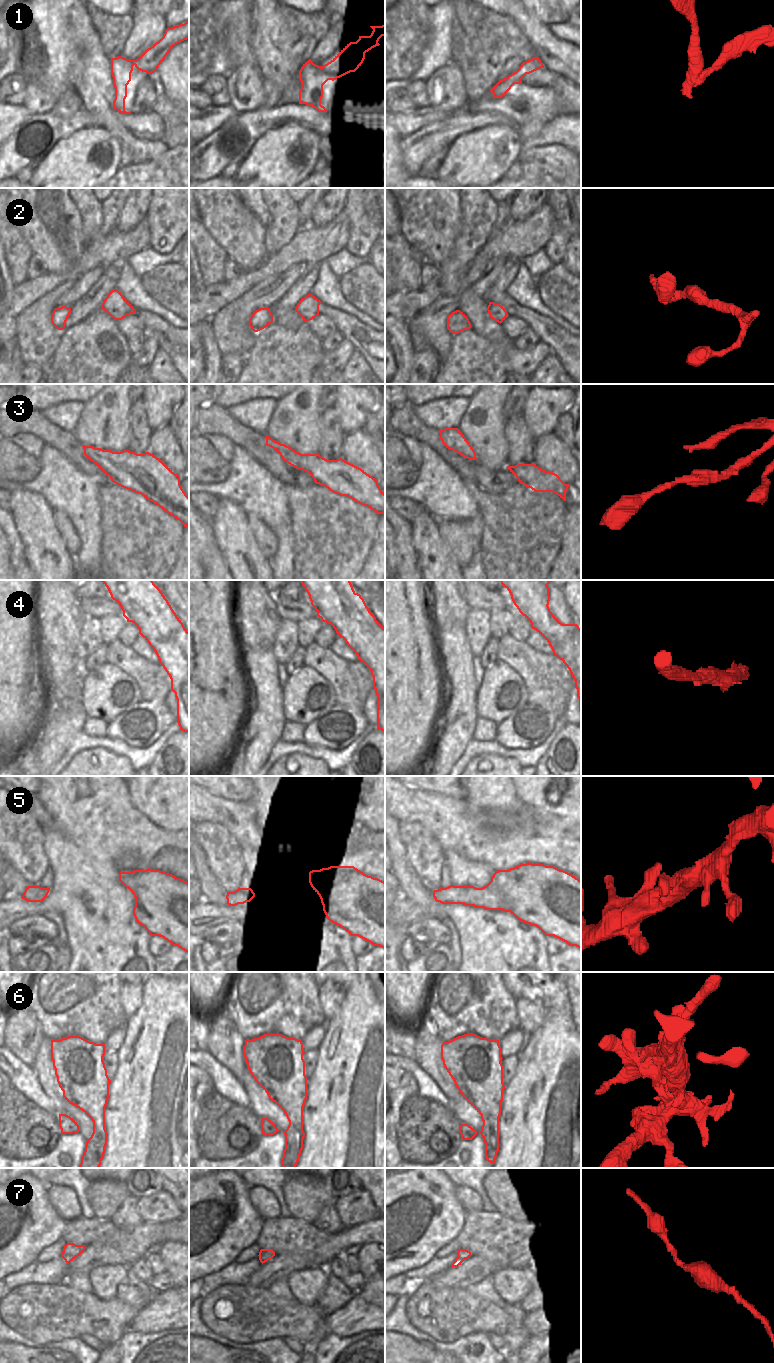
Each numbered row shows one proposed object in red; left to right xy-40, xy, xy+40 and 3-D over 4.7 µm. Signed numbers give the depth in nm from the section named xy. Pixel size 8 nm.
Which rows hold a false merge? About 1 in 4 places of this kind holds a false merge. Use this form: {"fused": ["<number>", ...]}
{"fused": ["1", "6"]}

